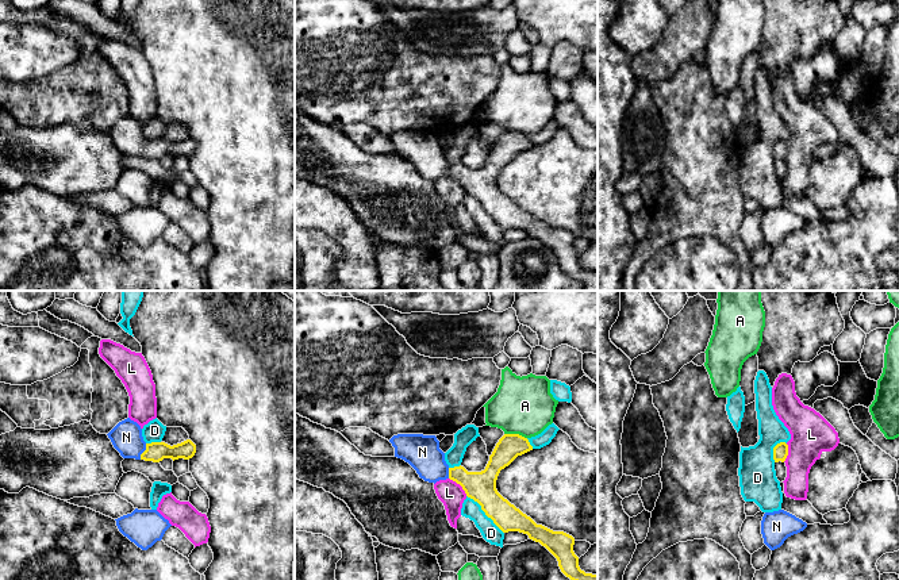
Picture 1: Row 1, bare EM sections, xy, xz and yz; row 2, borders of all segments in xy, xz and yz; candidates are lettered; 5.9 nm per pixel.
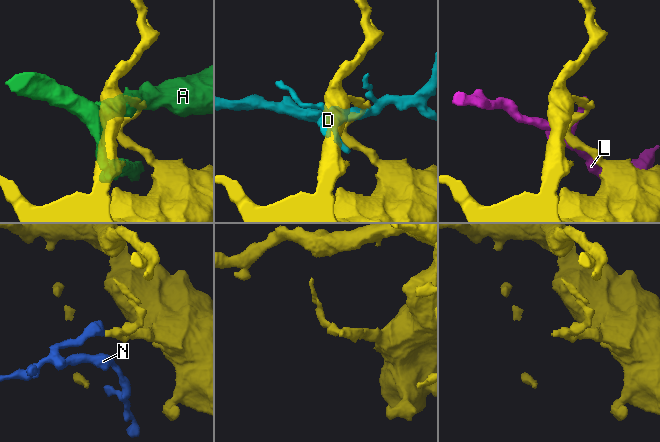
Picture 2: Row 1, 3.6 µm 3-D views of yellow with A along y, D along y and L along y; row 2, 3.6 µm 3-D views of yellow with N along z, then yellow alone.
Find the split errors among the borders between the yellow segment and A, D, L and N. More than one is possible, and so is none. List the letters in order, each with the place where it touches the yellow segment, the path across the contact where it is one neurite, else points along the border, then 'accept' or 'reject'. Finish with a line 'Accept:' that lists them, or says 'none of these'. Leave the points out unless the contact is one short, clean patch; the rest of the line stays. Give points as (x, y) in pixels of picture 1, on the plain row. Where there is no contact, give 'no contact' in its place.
A: xz (515, 131) | reject
D: xz (484, 208) | reject
L: xz (460, 181) | reject
N: xy (143, 149) | across xy (156, 149), (143, 149), (126, 134) | accept
Accept: N

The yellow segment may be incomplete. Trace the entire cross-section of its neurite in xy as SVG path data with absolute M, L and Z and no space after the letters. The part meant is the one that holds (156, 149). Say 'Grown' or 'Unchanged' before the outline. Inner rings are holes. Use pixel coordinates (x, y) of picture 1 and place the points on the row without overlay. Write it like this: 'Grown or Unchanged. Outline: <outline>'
Grown. Outline: M130 115L119 119L107 132L123 155L160 160L164 155L189 157L196 150L196 142L191 137L173 143L165 139L146 141L141 123Z

